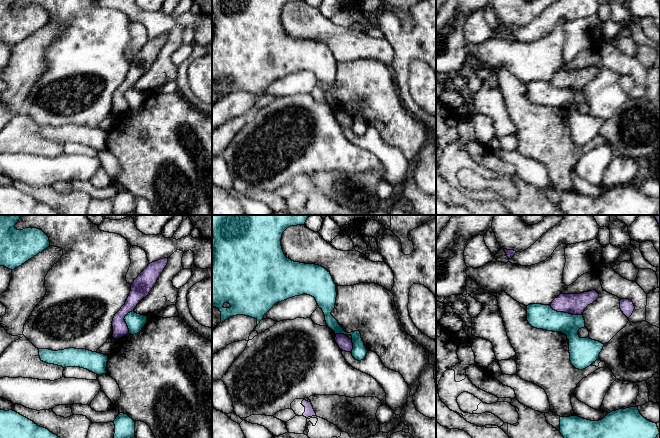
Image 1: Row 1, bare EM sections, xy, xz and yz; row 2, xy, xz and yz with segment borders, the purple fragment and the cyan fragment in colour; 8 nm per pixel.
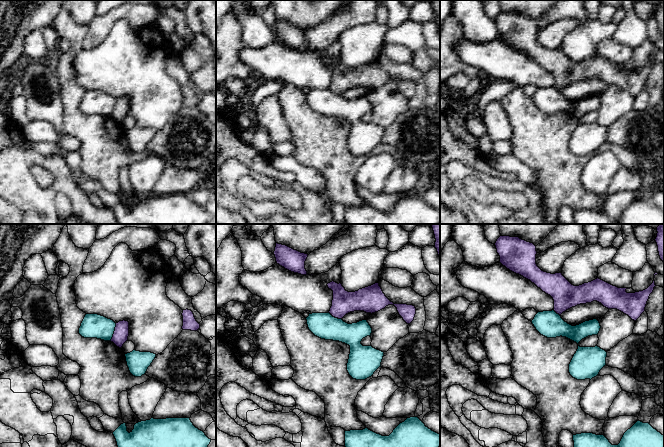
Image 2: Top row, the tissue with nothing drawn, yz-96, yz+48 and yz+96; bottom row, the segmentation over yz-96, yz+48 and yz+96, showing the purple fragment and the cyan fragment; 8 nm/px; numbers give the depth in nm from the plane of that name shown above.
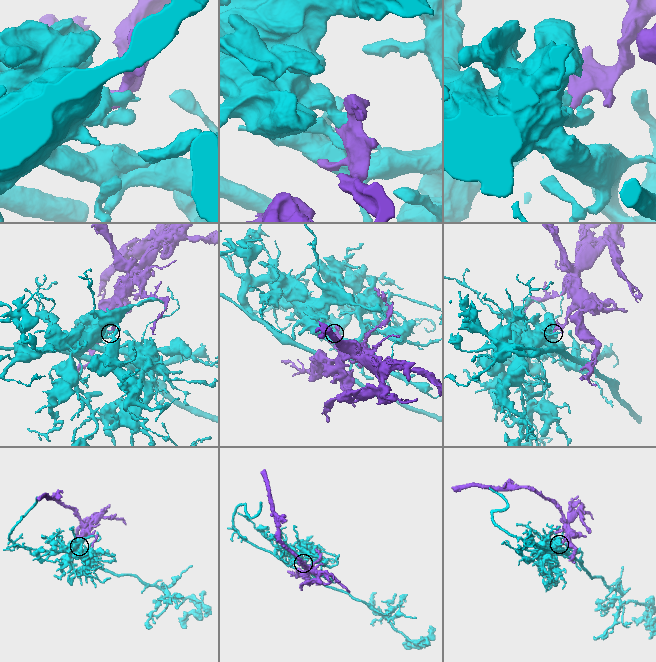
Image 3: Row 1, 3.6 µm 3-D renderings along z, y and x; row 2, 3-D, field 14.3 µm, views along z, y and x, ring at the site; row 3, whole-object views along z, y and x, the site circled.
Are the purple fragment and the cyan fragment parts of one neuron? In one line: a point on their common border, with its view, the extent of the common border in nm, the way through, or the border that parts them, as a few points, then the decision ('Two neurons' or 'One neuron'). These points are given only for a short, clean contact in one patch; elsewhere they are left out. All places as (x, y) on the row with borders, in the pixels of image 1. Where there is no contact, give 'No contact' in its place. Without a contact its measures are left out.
Touches purple at yz (565, 312). Shared border 280 nm. Two neurons

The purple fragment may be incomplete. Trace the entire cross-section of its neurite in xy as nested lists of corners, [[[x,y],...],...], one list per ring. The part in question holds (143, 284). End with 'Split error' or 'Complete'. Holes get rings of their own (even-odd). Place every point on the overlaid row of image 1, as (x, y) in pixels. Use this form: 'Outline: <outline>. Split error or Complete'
Outline: [[[168,258],[148,264],[148,266],[138,275],[131,285],[131,291],[121,309],[115,314],[112,327],[114,339],[121,338],[129,333],[128,326],[124,320],[125,316],[132,312],[137,304],[145,298],[156,284],[159,276],[168,263]]]. Complete

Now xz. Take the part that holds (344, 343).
Outline: [[[341,333],[336,334],[335,341],[341,350],[346,352],[352,352],[353,349],[352,340],[349,339],[346,335]]]. Complete

